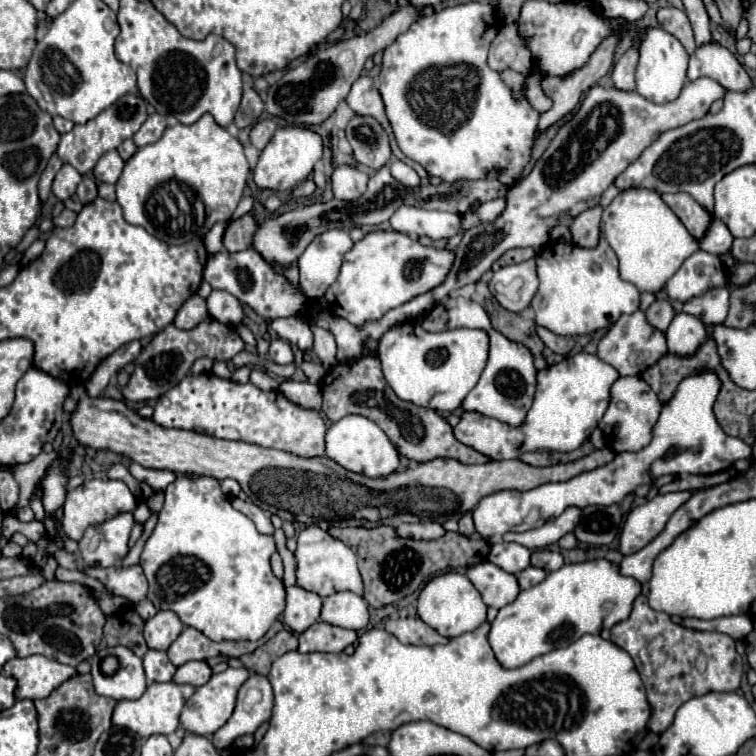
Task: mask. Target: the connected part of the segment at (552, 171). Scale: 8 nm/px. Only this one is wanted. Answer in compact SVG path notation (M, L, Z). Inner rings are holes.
M697 78L687 82L681 96L673 102L653 104L639 96L637 92L625 92L619 88L593 86L585 92L577 114L559 128L553 138L553 144L543 152L543 156L535 162L533 170L519 180L515 186L507 190L507 208L493 222L481 222L469 228L461 244L455 248L453 266L437 288L429 290L413 298L411 302L389 310L379 322L367 322L363 326L353 326L345 318L333 316L329 310L313 308L309 318L315 326L325 328L335 336L337 342L337 360L353 362L363 356L365 340L379 340L385 330L403 322L415 322L415 318L425 316L431 310L431 302L439 302L445 294L459 290L461 286L475 284L491 264L511 248L535 248L539 250L549 242L549 230L559 222L567 222L579 210L587 210L587 206L595 206L603 190L607 190L613 180L631 164L639 154L659 138L661 132L683 126L695 118L703 118L709 112L709 106L725 96L725 88L711 78ZM639 110L647 110L647 118L639 118Z

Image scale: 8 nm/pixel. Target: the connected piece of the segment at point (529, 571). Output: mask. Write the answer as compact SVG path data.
M529 566L529 568L525 568L523 572L517 574L517 582L519 582L521 588L531 588L531 586L539 584L545 576L547 576L545 570L539 570L539 568L535 568L535 566Z

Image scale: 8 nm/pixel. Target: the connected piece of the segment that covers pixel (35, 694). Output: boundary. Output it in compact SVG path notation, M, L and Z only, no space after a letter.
M35 654L27 658L13 658L11 676L17 680L15 698L37 700L47 698L59 684L77 674L75 668L55 662L53 658Z

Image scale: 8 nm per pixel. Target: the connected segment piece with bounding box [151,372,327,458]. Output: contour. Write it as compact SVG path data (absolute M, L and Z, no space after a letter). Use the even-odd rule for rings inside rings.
M203 372L199 376L187 374L177 386L167 390L155 404L151 420L163 428L181 428L181 430L193 430L201 434L209 434L215 438L223 440L243 440L251 444L259 444L263 448L275 448L275 450L285 450L299 454L303 458L313 458L313 456L323 456L325 454L325 432L327 426L323 422L321 412L301 408L293 402L289 402L279 390L259 390L255 384L237 384L233 380L219 378L211 372Z

